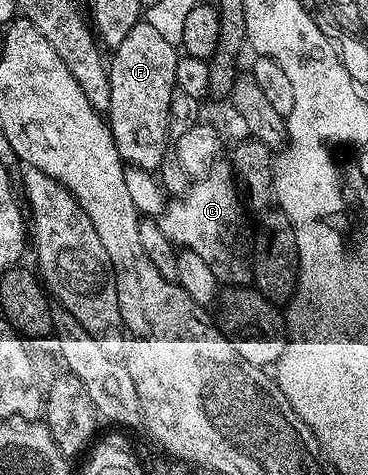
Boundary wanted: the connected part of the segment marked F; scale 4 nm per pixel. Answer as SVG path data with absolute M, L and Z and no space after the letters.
M141 20L129 30L121 44L114 47L112 54L114 56L110 58L108 65L110 100L107 105L107 122L117 144L119 156L132 167L148 172L156 171L165 156L166 146L167 149L169 146L169 114L172 92L176 88L178 49L162 39L162 35L151 24Z

